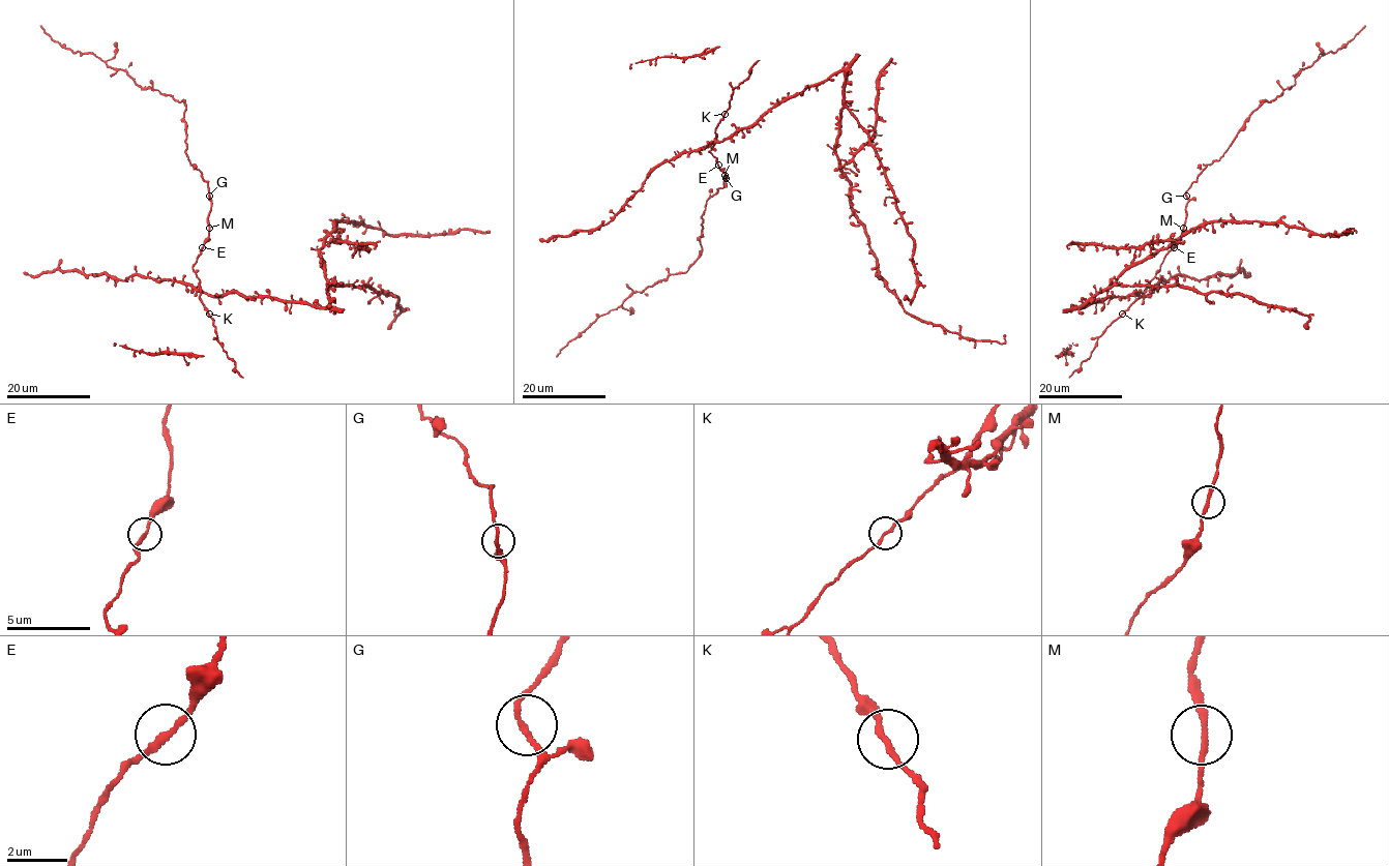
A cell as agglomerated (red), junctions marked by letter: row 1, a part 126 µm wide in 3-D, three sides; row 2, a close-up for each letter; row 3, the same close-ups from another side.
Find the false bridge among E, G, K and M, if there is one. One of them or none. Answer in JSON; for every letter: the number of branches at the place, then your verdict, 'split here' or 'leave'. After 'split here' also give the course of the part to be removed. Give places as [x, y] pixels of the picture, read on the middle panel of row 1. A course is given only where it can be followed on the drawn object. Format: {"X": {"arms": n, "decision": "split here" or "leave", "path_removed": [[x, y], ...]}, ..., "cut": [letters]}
{"E": {"arms": 2, "decision": "leave"}, "G": {"arms": 2, "decision": "leave"}, "K": {"arms": 2, "decision": "leave"}, "M": {"arms": 2, "decision": "leave"}, "cut": []}

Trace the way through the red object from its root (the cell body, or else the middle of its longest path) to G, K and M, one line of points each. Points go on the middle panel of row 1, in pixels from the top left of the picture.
G: (760, 118), (721, 141), (716, 140), (709, 151), (726, 178)
K: (760, 118), (718, 142), (715, 127), (725, 114)
M: (760, 118), (749, 126), (738, 128), (719, 142), (715, 141), (709, 151), (725, 175)

